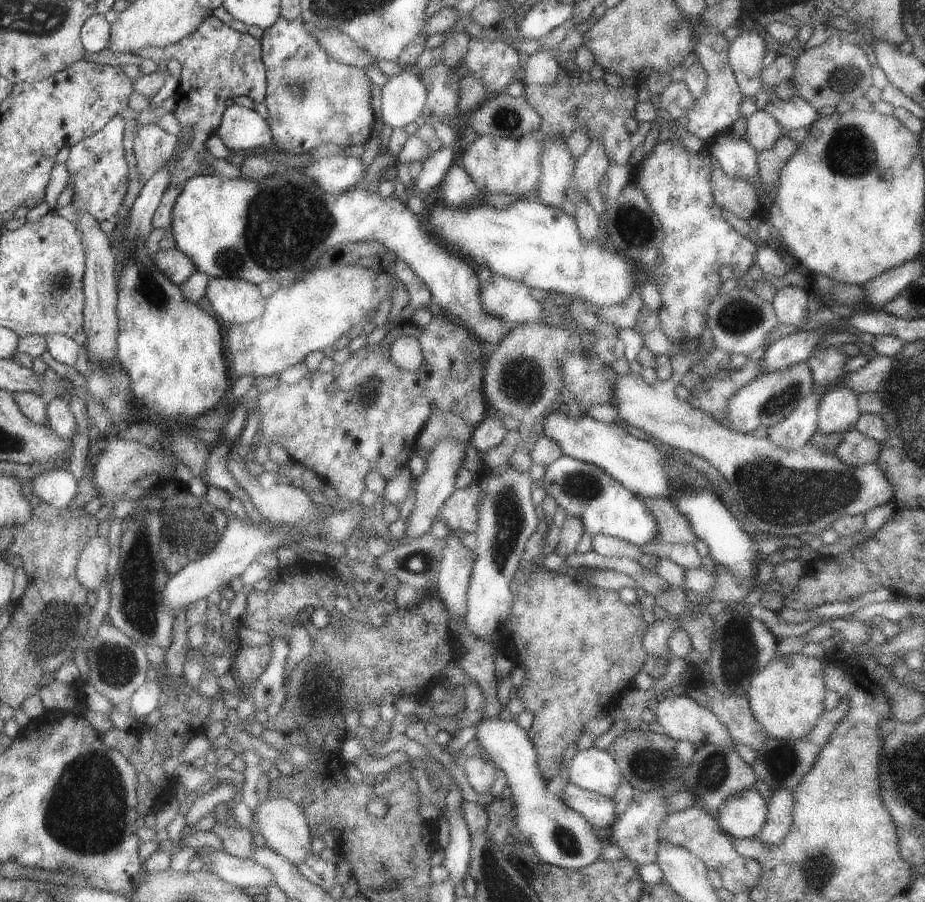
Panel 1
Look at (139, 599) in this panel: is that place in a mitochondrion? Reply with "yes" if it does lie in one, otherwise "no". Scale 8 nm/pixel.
yes

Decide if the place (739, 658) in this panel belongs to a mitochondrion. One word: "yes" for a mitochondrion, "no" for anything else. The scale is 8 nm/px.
yes

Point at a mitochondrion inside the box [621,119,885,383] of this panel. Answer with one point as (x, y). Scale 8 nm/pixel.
(849, 152)

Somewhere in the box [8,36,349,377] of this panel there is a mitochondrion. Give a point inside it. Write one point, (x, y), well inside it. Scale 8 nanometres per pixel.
(285, 224)

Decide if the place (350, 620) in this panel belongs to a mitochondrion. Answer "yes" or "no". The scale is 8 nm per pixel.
no

